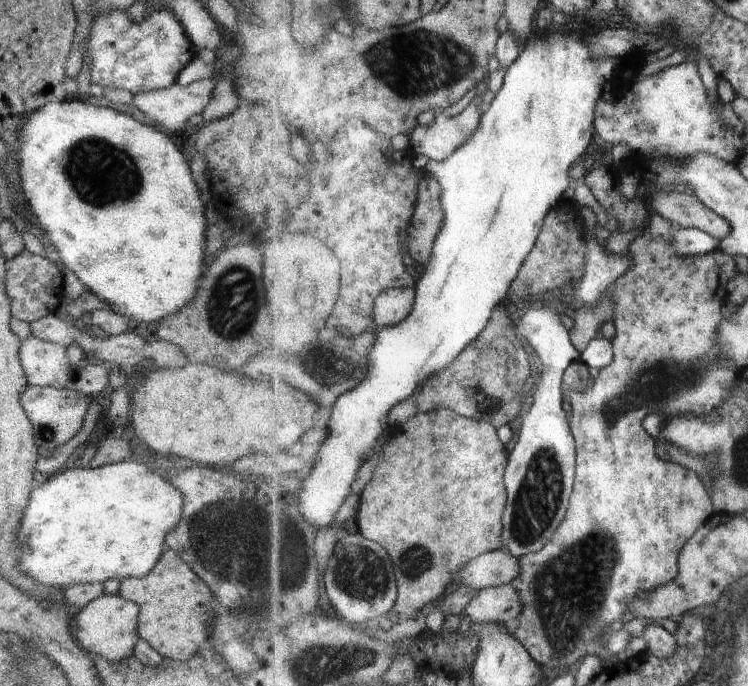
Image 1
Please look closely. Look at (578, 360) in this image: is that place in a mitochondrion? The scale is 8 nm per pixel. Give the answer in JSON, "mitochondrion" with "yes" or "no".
{"mitochondrion":"no"}

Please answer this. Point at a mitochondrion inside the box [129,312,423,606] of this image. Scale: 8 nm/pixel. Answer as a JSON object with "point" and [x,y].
{"point":[362,573]}

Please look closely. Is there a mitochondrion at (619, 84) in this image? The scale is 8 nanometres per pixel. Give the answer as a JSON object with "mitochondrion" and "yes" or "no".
{"mitochondrion":"no"}

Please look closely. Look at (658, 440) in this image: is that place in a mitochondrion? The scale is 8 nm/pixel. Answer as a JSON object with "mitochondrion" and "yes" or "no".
{"mitochondrion":"no"}

